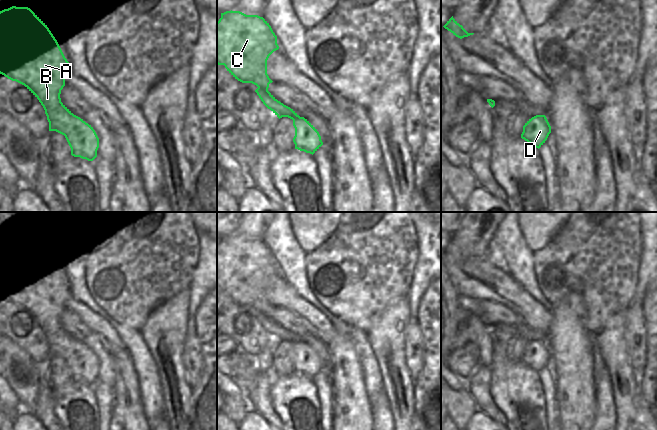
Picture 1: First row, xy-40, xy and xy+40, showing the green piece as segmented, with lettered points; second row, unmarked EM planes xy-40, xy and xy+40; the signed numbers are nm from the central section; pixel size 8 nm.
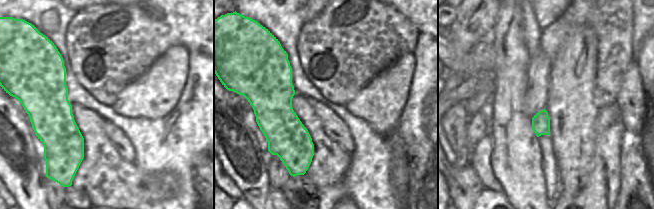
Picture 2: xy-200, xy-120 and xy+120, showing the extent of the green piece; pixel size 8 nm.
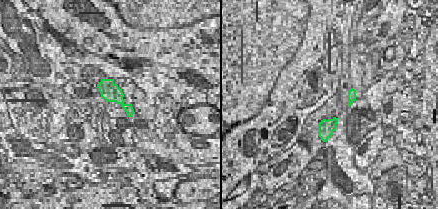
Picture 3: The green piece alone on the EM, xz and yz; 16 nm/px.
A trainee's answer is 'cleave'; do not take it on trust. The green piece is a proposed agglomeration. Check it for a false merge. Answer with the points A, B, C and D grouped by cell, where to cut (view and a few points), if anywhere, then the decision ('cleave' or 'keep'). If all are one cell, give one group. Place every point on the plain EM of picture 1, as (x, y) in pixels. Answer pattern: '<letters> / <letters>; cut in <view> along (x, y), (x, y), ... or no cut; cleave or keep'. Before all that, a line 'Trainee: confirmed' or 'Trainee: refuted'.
Trainee: refuted
A B C D; no cut; keep

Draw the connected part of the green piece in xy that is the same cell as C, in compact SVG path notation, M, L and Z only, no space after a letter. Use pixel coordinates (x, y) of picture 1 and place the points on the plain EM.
M232 234L221 237L217 246L217 288L224 289L238 305L256 309L255 316L263 328L279 343L292 343L295 373L313 379L323 369L317 353L268 315L273 305L267 298L267 284L278 273L277 260L263 241Z

